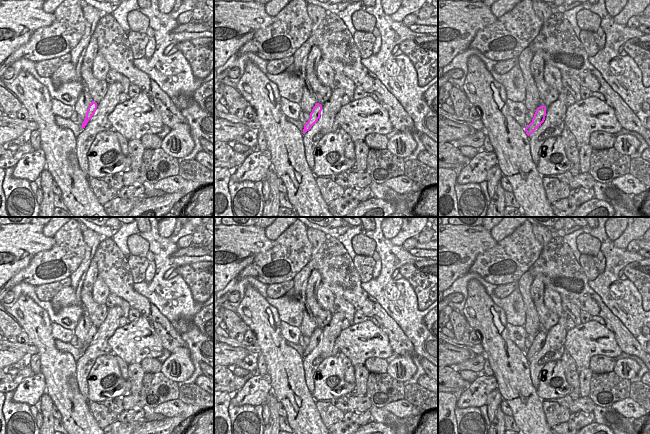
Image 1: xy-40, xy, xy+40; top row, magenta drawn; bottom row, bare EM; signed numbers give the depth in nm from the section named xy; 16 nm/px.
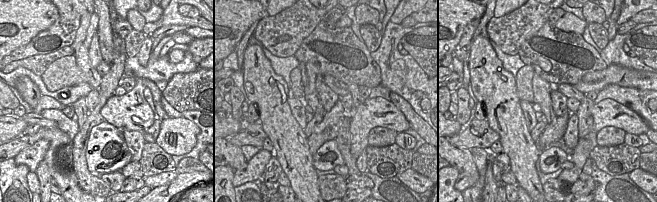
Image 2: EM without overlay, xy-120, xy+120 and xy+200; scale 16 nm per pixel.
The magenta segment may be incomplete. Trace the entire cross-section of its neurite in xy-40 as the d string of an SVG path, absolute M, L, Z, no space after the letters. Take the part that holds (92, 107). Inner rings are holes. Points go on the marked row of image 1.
M92 101L91 104L88 107L88 110L86 112L86 117L82 123L82 129L85 128L85 126L87 125L88 121L92 118L92 116L94 115L95 111L97 109L97 103Z

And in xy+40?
M540 106L537 108L532 122L525 128L526 134L531 135L544 122L546 116L546 107Z

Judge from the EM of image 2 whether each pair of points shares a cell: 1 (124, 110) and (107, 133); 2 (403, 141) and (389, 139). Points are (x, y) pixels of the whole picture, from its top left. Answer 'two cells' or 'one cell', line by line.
1: two cells
2: two cells

